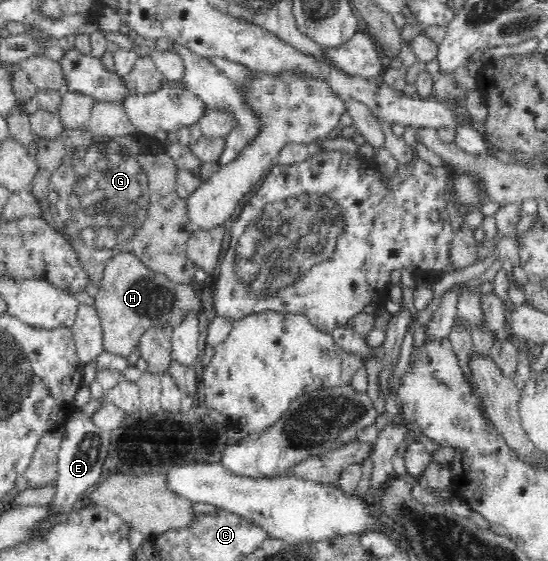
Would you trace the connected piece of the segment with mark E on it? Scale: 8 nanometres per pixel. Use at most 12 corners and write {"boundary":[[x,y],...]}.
{"boundary":[[69,417],[55,495],[23,545],[45,537],[101,477],[110,431]]}

